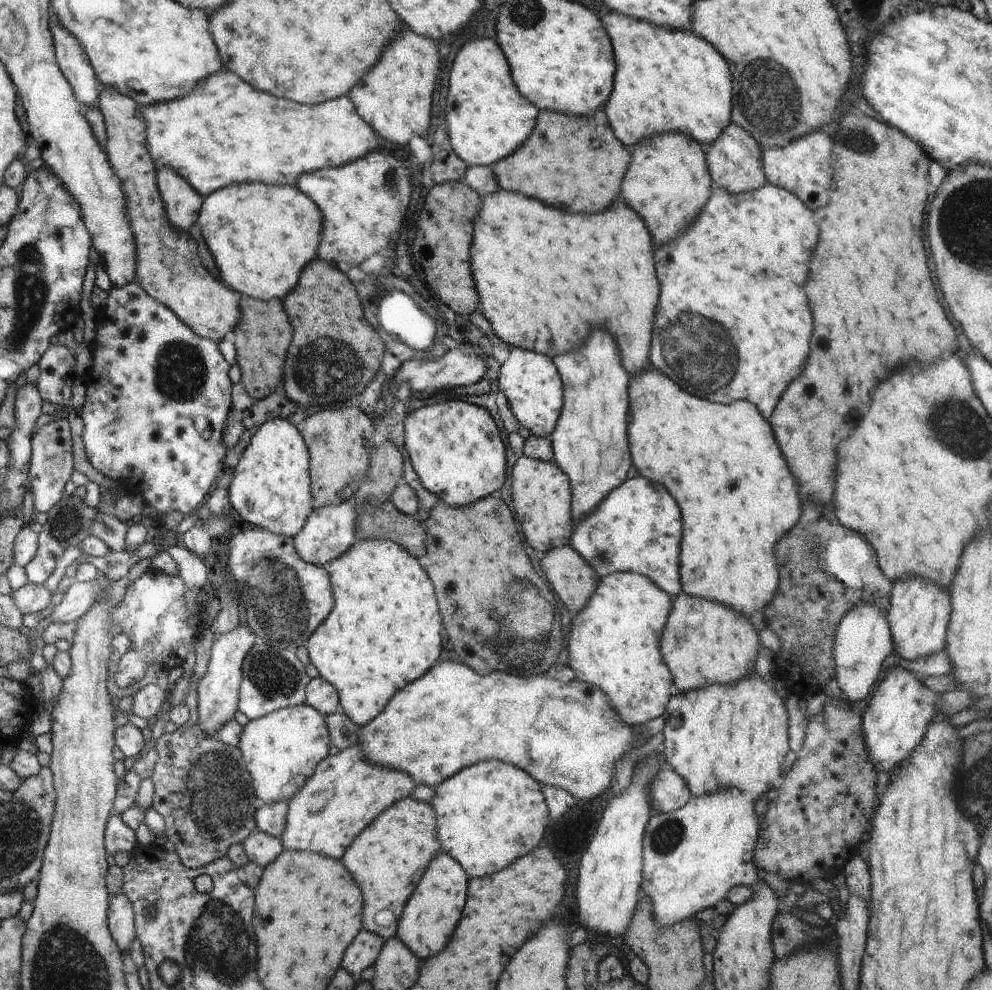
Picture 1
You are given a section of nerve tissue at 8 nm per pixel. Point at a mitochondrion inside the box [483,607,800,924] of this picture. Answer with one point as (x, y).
(667, 836)

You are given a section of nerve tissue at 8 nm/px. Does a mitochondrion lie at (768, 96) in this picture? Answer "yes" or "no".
yes

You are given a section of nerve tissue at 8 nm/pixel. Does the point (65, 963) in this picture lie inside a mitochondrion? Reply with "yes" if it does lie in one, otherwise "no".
yes

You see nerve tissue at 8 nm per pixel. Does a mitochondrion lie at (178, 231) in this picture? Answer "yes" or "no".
no

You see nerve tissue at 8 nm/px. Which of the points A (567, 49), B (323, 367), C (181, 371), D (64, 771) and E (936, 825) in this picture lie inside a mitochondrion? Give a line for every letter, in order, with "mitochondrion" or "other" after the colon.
A: other
B: mitochondrion
C: mitochondrion
D: other
E: other

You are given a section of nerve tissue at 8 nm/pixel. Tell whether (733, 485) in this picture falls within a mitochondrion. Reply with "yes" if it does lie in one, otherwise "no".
no

